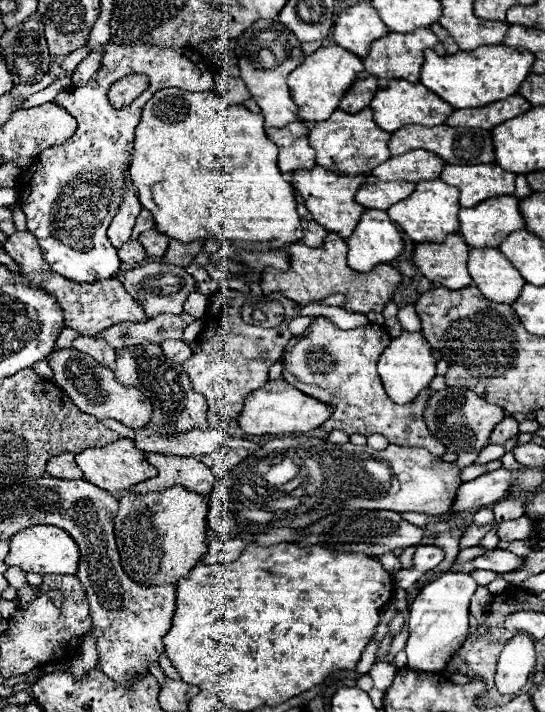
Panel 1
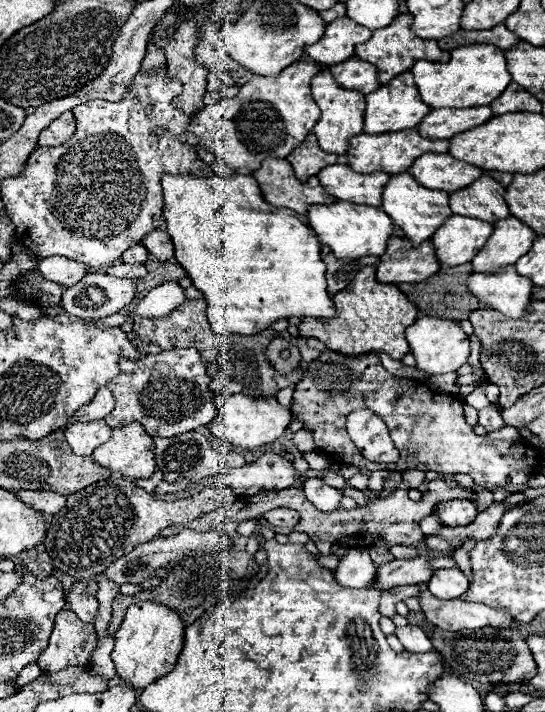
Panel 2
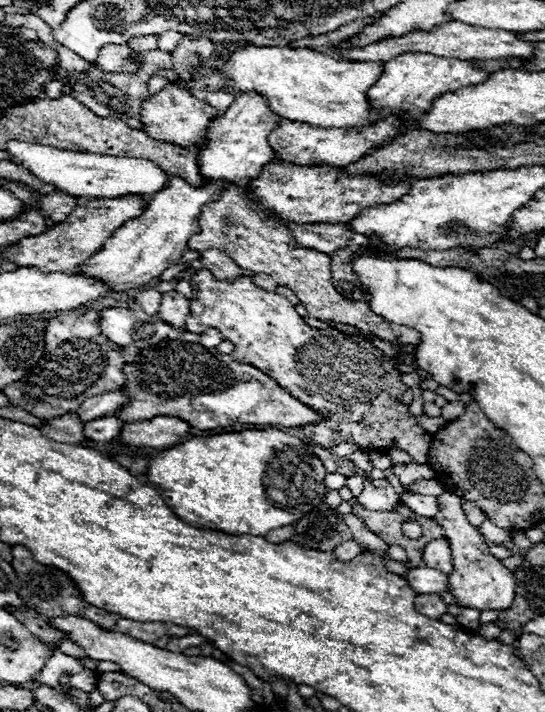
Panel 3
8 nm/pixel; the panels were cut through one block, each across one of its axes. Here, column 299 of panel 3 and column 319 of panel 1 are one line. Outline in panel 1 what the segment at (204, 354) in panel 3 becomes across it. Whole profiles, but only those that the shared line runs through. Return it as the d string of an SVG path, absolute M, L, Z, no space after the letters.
M270 380L264 388L258 388L246 398L244 410L240 412L240 428L246 434L262 436L262 434L288 434L288 432L310 432L320 428L332 416L332 406L324 404L300 390L296 390L286 380Z

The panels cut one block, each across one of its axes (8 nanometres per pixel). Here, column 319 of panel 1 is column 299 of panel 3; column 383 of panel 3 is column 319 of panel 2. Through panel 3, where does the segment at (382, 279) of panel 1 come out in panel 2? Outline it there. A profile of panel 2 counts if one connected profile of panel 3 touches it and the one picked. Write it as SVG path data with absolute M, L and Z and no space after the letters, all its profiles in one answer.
M364 266L350 288L338 292L334 298L336 318L302 318L298 324L300 336L318 338L326 348L348 356L360 356L368 352L386 352L394 360L400 360L410 352L404 338L404 330L416 322L416 306L392 284L380 284L376 280L376 266Z

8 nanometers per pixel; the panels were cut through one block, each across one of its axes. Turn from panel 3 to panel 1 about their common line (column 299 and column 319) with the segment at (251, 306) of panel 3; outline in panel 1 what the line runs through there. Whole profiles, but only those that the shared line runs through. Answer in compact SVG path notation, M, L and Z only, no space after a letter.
M314 316L304 338L290 342L284 350L284 374L282 378L294 384L294 378L302 384L312 384L316 388L298 388L322 400L334 408L334 414L328 422L322 424L322 430L344 430L348 434L384 434L390 444L396 446L420 446L428 448L432 454L442 456L446 452L444 444L436 440L424 424L424 408L434 390L424 390L412 404L394 404L382 386L382 380L376 372L376 364L384 348L390 344L390 334L384 326L366 324L352 330L340 330L330 318Z

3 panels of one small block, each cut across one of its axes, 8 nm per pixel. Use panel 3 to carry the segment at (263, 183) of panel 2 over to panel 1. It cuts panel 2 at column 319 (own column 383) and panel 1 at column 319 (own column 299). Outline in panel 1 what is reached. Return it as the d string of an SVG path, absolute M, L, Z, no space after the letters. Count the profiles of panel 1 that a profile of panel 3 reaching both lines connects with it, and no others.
M314 166L312 170L296 170L292 180L292 186L302 194L304 204L310 210L312 218L318 224L322 224L328 232L342 234L342 238L348 238L354 232L356 224L360 222L360 216L366 210L364 206L354 202L354 194L362 184L366 184L366 176L340 176L320 166Z

